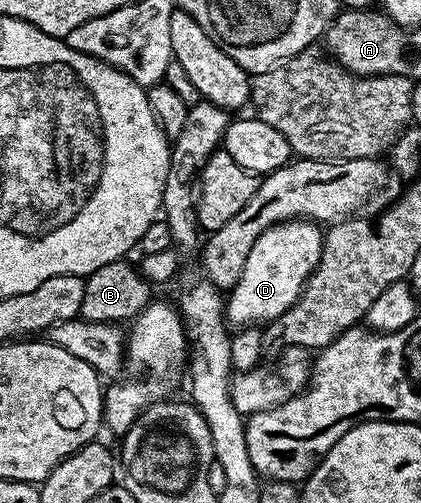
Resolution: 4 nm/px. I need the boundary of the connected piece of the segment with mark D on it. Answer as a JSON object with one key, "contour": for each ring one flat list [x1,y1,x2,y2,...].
{"contour":[[288,219,274,225,254,241,250,257,242,269,242,277,226,295,226,319,243,329,249,325,267,325,298,301,313,269,318,265,324,231,307,219]]}

